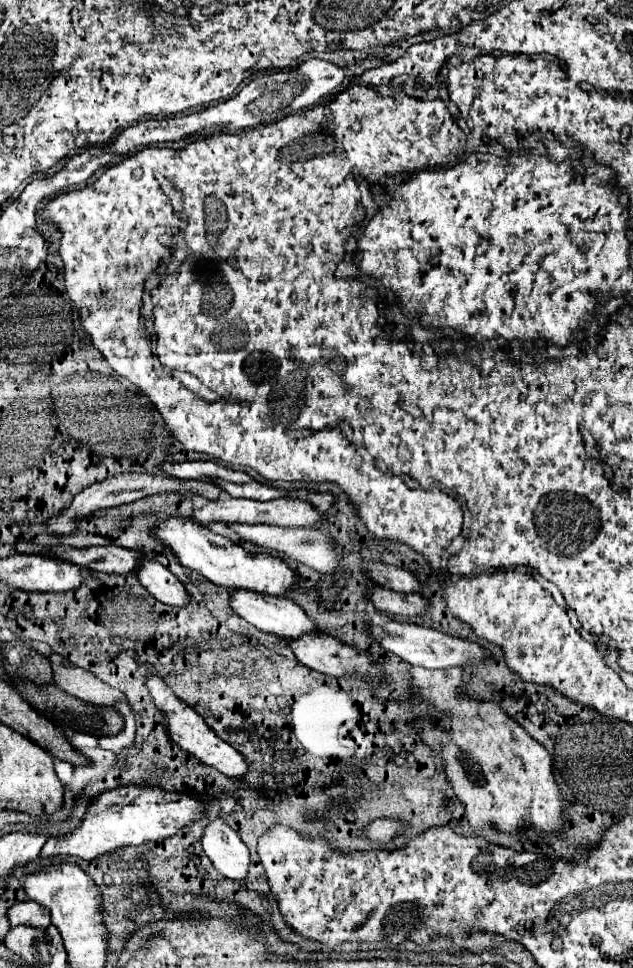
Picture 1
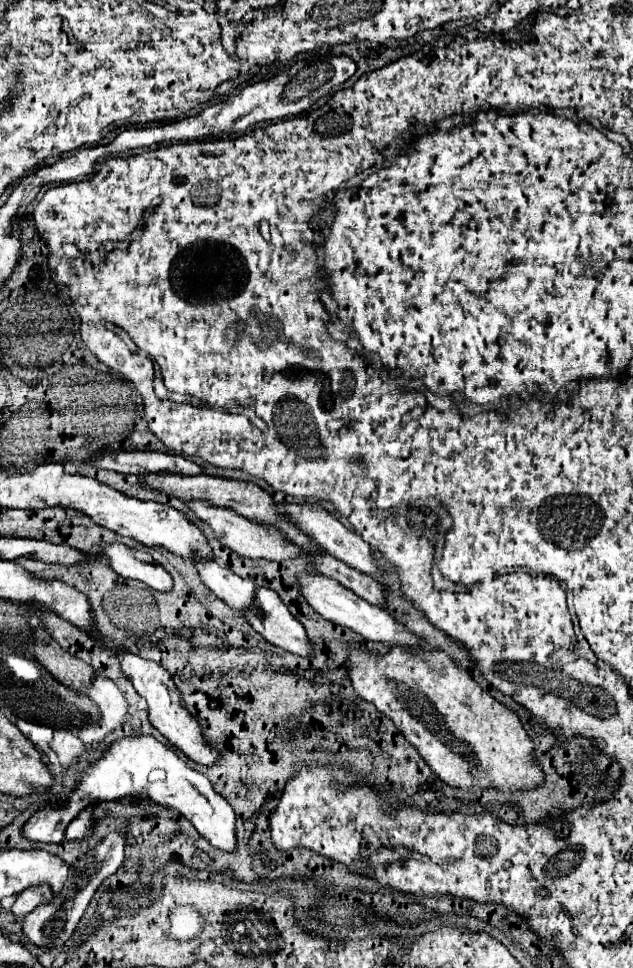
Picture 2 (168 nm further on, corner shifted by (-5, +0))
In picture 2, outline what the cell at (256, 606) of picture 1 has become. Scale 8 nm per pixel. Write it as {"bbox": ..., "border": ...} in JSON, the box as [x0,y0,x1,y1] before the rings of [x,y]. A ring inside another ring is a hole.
{"bbox":[194,560,258,612],"border":[[[196,560],[194,564],[200,572],[202,582],[232,610],[244,612],[252,606],[258,588],[254,582],[236,576],[230,568],[220,566],[214,560]]]}

